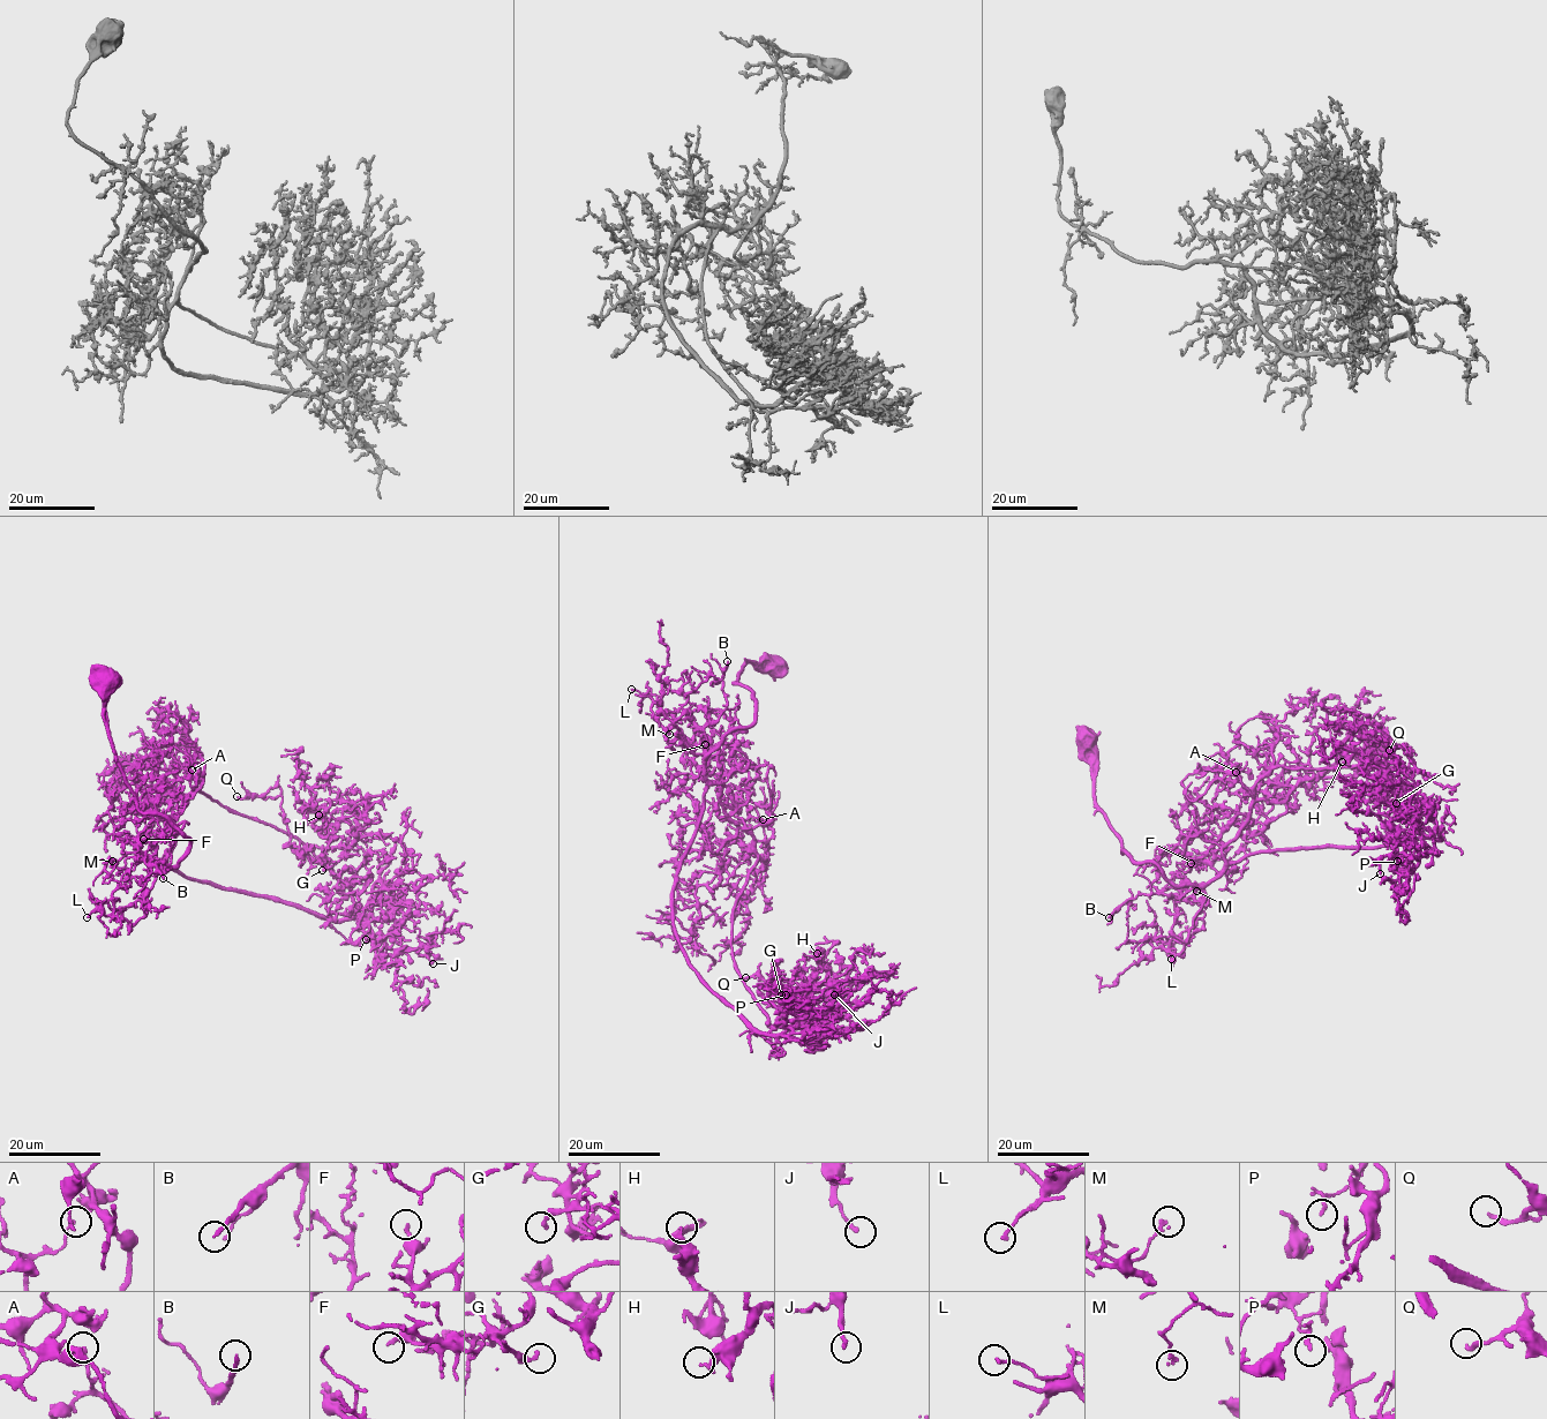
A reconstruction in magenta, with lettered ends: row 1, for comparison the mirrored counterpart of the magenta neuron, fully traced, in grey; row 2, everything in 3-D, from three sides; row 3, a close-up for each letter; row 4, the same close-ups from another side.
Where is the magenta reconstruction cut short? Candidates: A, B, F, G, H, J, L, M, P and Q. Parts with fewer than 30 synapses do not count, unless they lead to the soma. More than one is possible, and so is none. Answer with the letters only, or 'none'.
none

